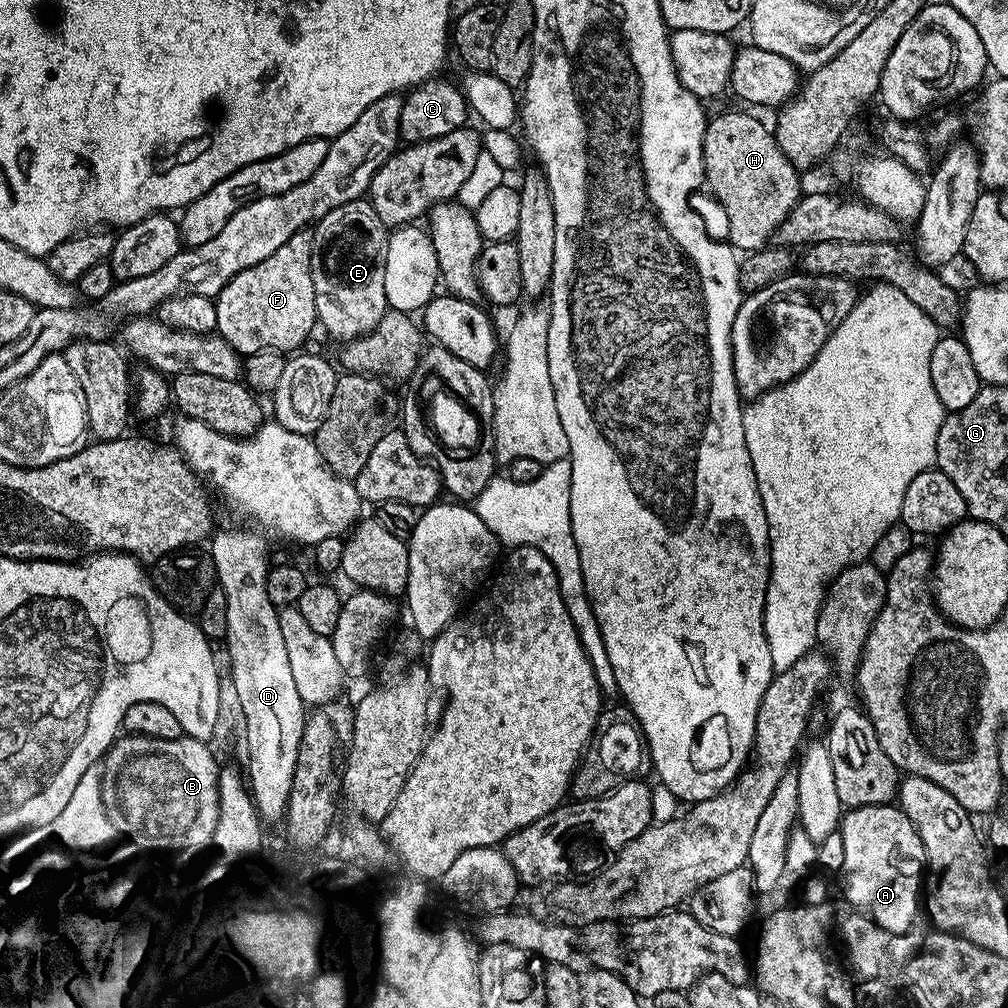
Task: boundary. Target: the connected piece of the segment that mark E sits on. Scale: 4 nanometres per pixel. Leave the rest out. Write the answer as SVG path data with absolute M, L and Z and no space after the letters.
M361 198L354 202L346 202L346 206L338 206L330 210L330 214L316 221L311 234L310 274L314 278L314 302L319 327L321 329L324 327L334 339L340 340L339 342L354 340L372 332L384 313L389 311L384 283L386 282L386 250L390 235L389 229L378 218L372 201Z

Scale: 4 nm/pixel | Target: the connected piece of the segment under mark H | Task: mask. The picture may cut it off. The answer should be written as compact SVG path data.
M724 112L707 121L704 129L704 179L706 188L716 195L718 203L728 215L728 228L732 231L731 243L745 253L757 252L773 239L774 233L799 203L801 173L782 154L773 129L748 112Z

